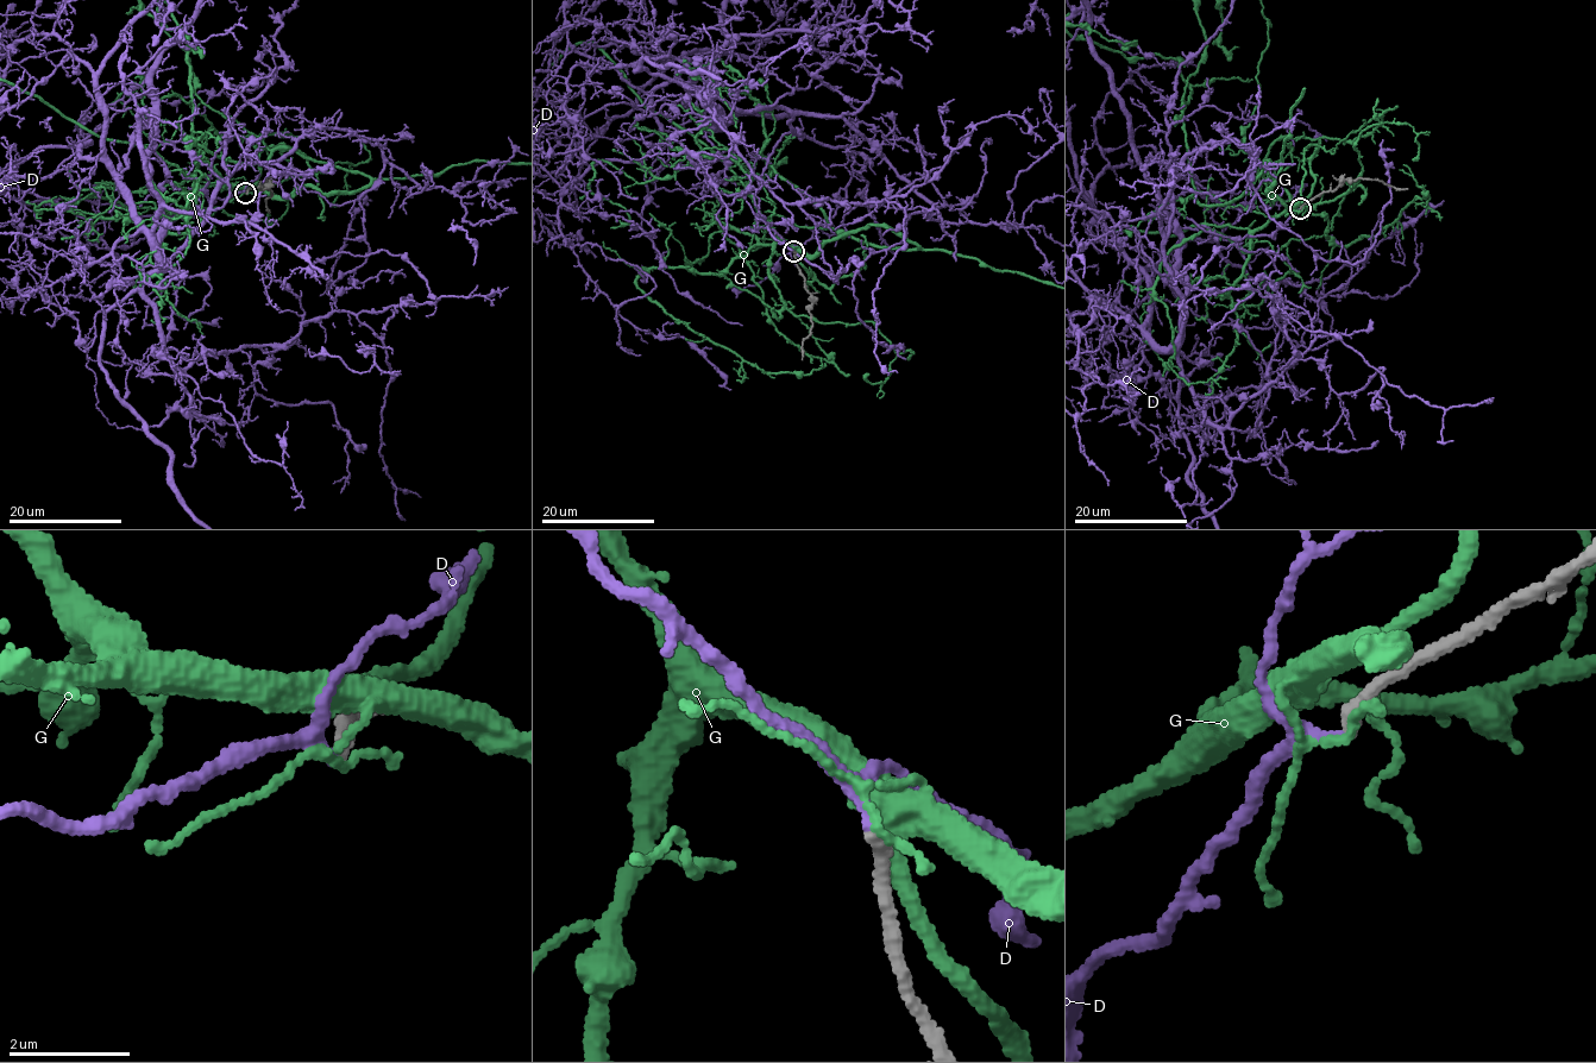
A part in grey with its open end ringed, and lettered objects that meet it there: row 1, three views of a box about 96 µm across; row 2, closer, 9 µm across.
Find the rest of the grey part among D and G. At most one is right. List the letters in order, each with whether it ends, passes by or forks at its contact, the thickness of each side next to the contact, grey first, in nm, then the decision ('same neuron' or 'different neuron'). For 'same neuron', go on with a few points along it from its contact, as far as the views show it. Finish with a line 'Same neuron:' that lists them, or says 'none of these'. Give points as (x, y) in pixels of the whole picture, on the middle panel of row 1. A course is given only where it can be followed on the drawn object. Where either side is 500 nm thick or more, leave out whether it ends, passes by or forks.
D: it passes by; calibres 280 and 160 nm; same neuron; course (793, 251), (755, 202), (791, 114), (730, 106), (635, 69), (643, 58), (726, 75), (734, 27), (721, 25)
G: it passes by; calibres 280 and 110 nm; different neuron
Same neuron: D

